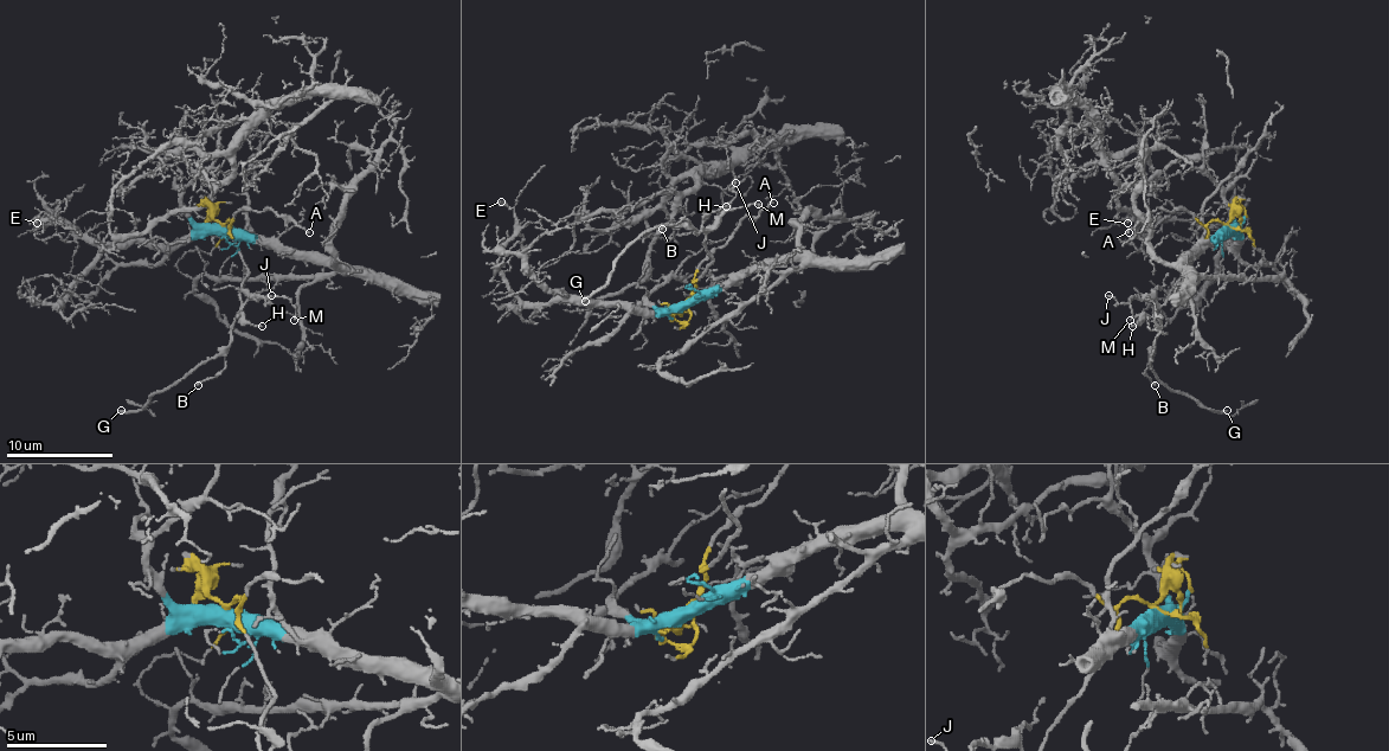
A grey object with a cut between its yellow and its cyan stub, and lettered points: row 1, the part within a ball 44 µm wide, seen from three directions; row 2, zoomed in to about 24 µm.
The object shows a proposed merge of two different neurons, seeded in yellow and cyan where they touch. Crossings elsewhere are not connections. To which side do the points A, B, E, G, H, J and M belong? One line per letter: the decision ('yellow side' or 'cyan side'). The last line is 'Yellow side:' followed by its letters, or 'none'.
A: yellow side
B: yellow side
E: cyan side
G: yellow side
H: yellow side
J: yellow side
M: yellow side
Yellow side: A, B, G, H, J, M

